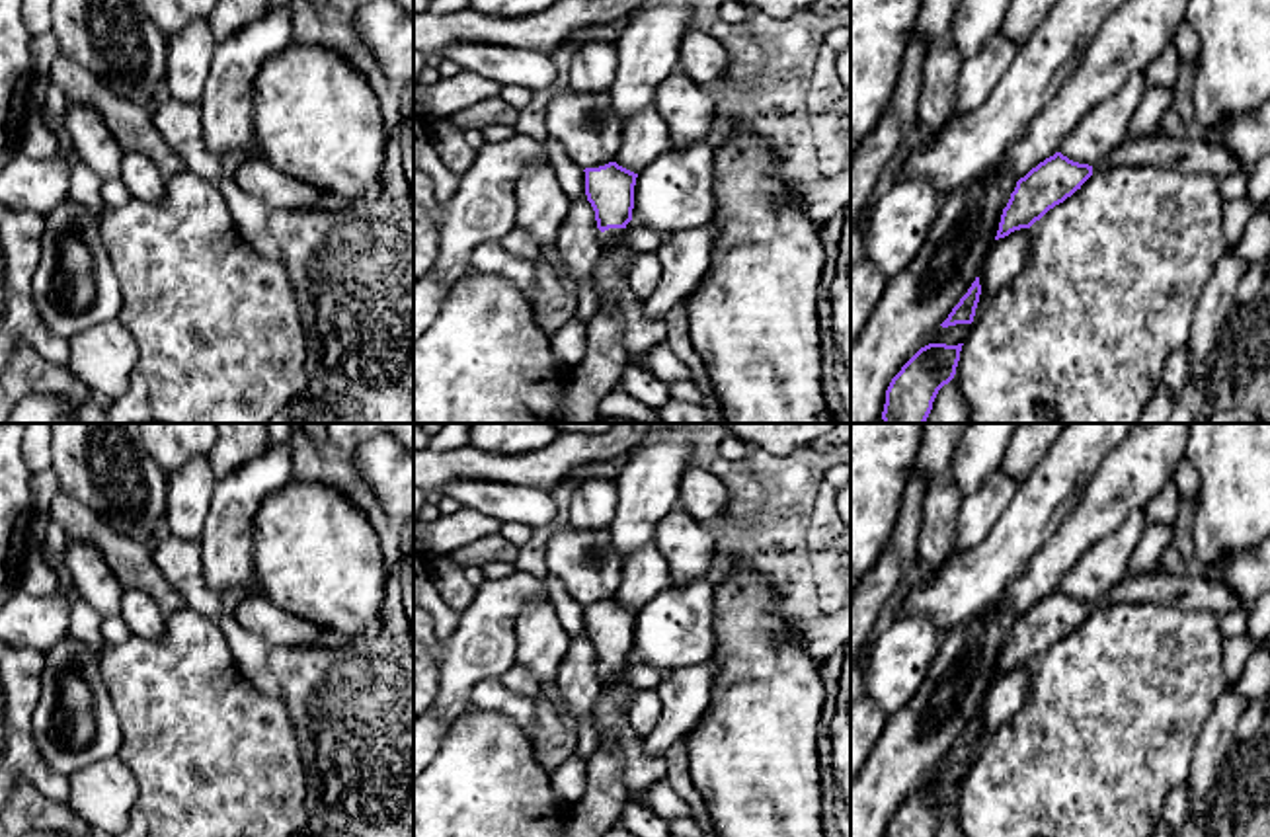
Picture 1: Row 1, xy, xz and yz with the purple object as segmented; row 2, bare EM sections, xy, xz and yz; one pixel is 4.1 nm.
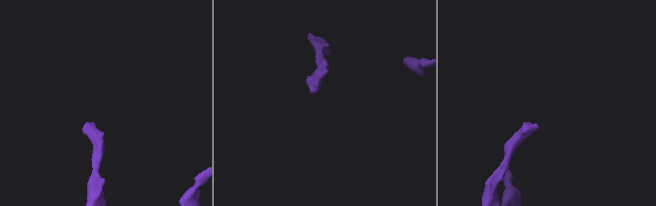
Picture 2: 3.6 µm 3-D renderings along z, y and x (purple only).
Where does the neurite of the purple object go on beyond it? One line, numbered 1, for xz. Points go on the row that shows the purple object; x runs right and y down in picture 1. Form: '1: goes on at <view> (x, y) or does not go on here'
1: goes on at xz (607, 239)

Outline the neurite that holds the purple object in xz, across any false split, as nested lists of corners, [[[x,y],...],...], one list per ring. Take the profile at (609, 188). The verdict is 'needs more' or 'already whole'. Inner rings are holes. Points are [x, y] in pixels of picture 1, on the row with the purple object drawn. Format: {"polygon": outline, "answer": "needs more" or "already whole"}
{"polygon": [[[609,162],[599,168],[585,168],[585,195],[595,211],[597,240],[603,250],[616,244],[632,220],[634,185],[638,174]]], "answer": "needs more"}

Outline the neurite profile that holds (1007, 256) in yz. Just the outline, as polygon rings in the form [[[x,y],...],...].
[[[1020,228],[1005,238],[995,240],[977,275],[981,285],[981,295],[979,295],[973,322],[956,324],[948,328],[938,326],[927,336],[927,339],[919,345],[919,349],[929,343],[946,343],[946,345],[964,343],[972,334],[972,328],[977,322],[983,308],[993,300],[993,297],[1003,285],[1007,285],[1012,277],[1016,277],[1026,267],[1030,256],[1032,256],[1030,228]]]

